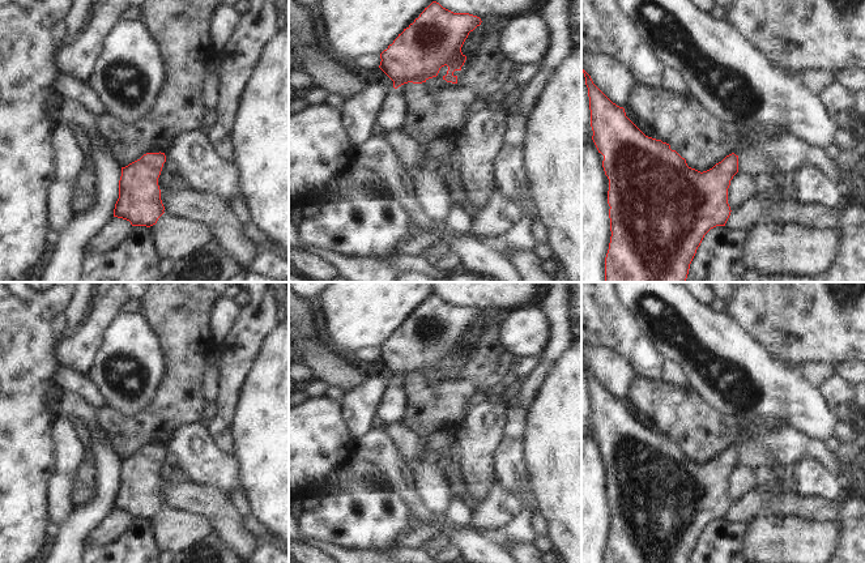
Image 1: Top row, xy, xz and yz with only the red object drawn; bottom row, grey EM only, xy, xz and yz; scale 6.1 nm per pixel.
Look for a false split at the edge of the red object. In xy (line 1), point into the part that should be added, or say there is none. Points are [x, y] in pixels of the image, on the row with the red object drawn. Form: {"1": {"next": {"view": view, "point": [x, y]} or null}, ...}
{"1": {"next": null}}

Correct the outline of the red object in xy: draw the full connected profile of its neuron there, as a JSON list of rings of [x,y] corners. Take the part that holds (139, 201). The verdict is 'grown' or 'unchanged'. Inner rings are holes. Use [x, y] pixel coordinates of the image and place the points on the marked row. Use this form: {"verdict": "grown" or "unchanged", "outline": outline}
{"verdict": "unchanged", "outline": [[[146,153],[122,167],[114,217],[127,219],[132,226],[150,227],[157,223],[165,213],[158,185],[165,162],[165,153]]]}

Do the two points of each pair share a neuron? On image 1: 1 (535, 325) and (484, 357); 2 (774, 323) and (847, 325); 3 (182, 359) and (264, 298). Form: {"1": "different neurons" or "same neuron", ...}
{"1": "different neurons", "2": "same neuron", "3": "different neurons"}

